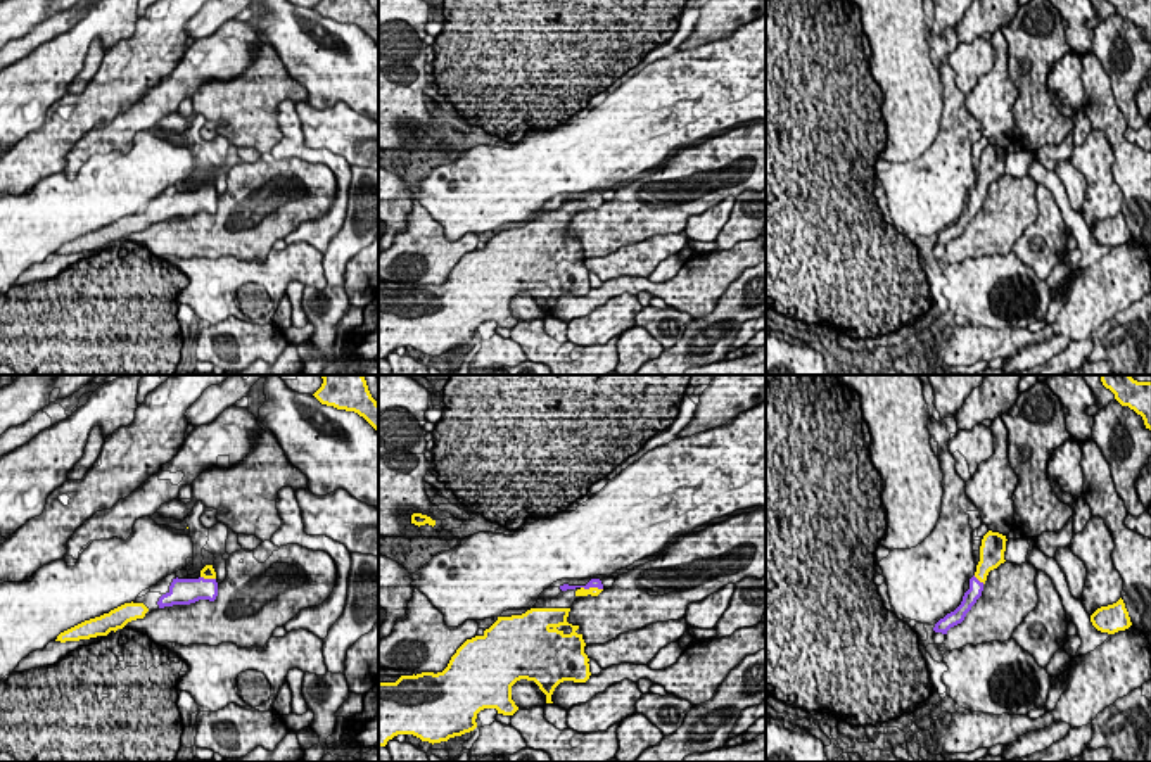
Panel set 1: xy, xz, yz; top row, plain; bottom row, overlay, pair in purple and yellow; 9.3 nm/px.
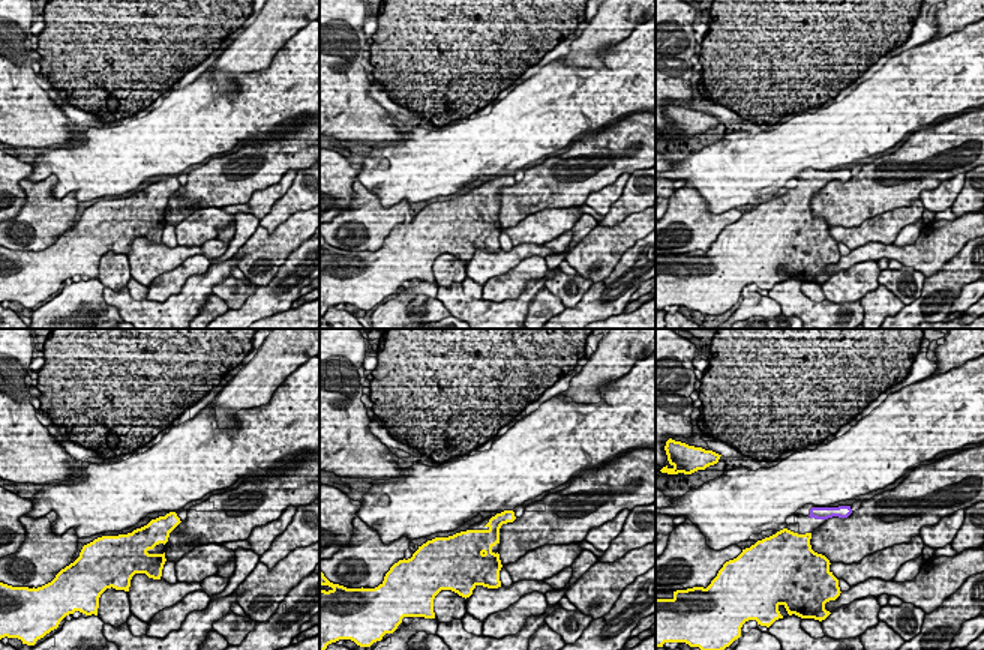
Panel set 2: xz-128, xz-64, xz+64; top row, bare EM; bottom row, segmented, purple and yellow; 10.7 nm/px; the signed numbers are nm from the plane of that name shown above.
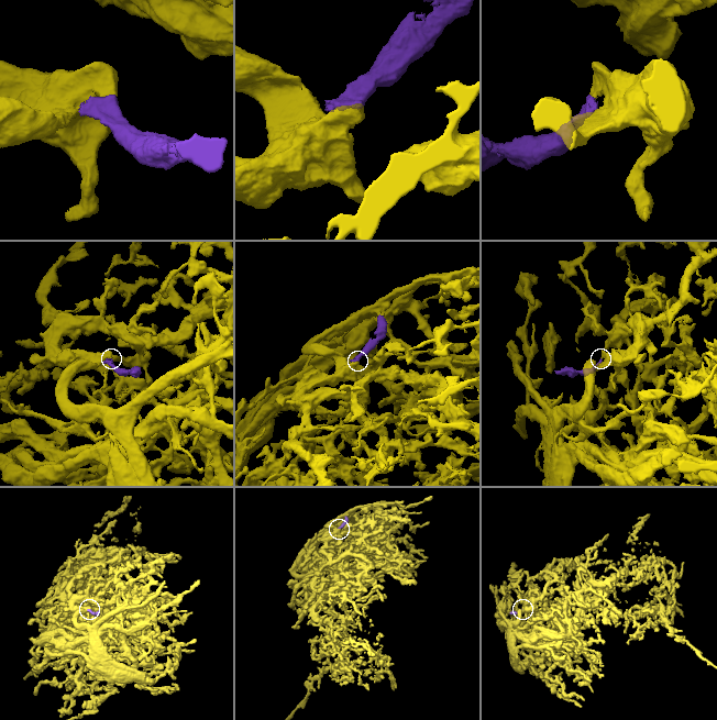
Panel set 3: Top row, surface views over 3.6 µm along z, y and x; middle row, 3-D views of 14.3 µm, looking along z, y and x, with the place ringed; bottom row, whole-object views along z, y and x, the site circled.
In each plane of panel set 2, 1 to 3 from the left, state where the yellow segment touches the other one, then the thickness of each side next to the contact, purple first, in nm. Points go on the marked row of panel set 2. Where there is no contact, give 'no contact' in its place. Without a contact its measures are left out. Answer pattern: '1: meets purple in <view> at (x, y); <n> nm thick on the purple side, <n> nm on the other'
1: no contact
2: no contact
3: no contact

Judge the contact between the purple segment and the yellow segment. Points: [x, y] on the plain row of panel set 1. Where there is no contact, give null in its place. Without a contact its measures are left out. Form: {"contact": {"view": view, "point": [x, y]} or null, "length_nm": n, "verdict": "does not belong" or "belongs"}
{"contact": {"view": "xz", "point": [591, 199]}, "length_nm": 220, "verdict": "belongs"}

